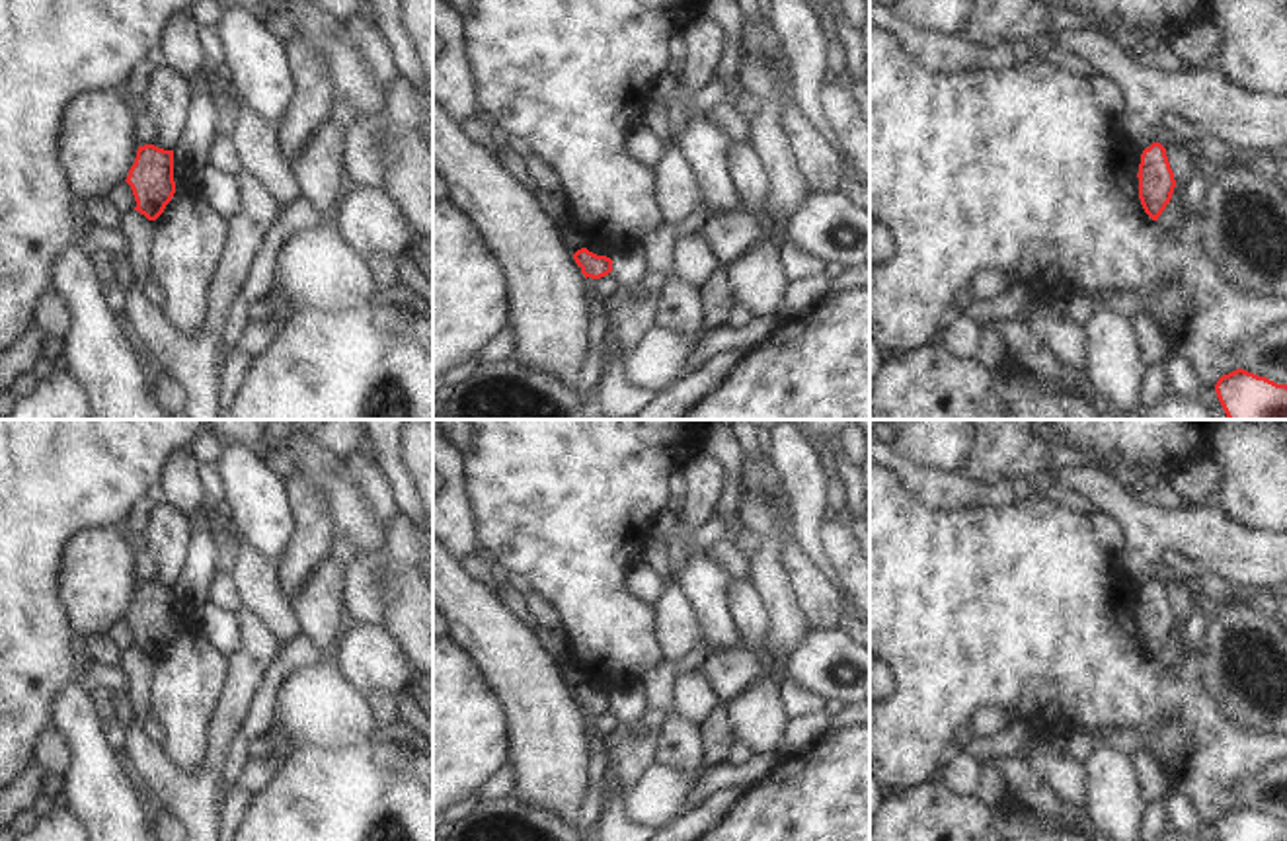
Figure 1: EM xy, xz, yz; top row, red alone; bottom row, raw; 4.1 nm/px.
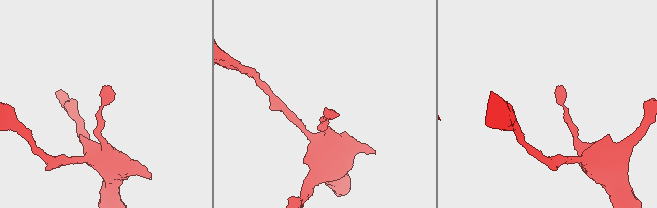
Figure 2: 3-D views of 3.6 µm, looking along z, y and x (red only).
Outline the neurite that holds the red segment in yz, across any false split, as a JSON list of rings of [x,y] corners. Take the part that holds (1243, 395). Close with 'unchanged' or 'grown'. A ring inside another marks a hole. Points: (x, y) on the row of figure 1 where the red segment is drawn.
[[[1236,369],[1217,380],[1215,392],[1228,420],[1287,420],[1287,384]]]; unchanged

